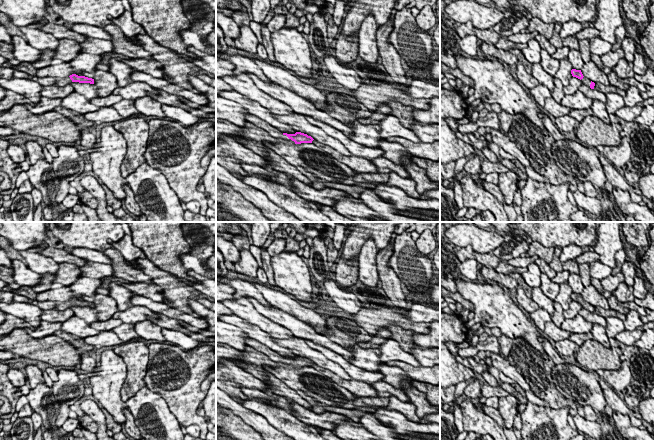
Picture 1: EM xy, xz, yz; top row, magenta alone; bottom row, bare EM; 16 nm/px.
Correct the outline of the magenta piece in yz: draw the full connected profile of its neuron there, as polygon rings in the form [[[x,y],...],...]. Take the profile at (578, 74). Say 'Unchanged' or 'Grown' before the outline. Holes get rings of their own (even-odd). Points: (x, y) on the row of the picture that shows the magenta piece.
Grown. [[[572,69],[571,74],[573,77],[580,79],[584,85],[590,87],[591,89],[594,89],[595,83],[584,77],[581,70]]]

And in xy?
Grown. [[[72,74],[69,77],[57,78],[55,85],[66,86],[67,84],[71,84],[72,82],[94,84],[94,79],[88,78],[88,77],[85,77],[85,76],[78,76],[76,74]]]

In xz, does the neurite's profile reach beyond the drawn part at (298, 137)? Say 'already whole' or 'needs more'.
needs more

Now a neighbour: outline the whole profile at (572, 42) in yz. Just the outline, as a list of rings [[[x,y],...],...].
[[[568,36],[566,38],[562,38],[562,43],[565,47],[569,47],[570,49],[579,51],[579,42],[575,36]]]

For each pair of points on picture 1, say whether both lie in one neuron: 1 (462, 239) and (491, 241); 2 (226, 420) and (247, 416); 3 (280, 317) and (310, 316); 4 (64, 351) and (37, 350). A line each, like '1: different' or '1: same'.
1: same
2: different
3: different
4: same

